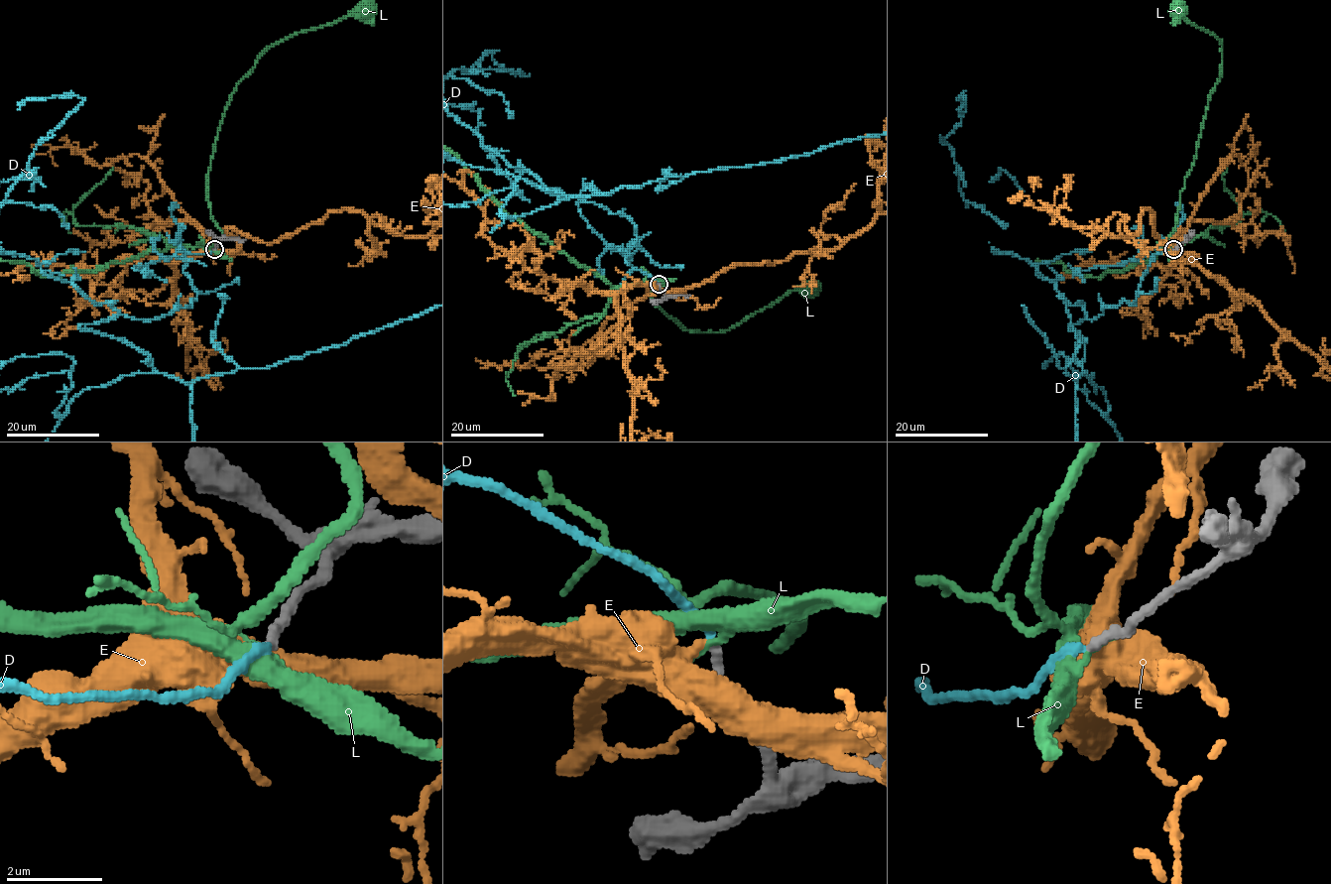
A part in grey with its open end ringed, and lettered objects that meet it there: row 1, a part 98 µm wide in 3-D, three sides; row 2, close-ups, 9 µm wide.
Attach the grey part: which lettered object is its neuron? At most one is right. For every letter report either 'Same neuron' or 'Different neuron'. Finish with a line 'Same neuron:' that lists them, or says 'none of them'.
D: Same neuron
E: Different neuron
L: Different neuron
Same neuron: D

